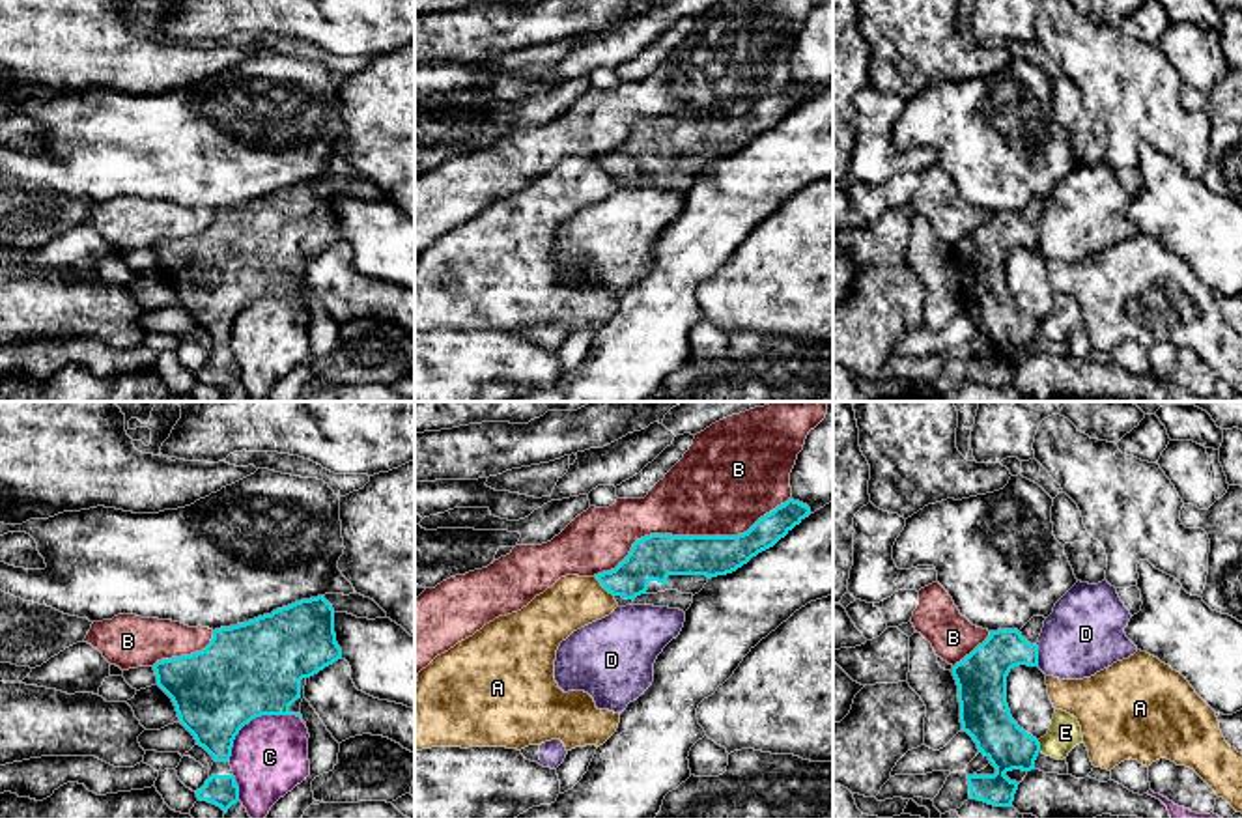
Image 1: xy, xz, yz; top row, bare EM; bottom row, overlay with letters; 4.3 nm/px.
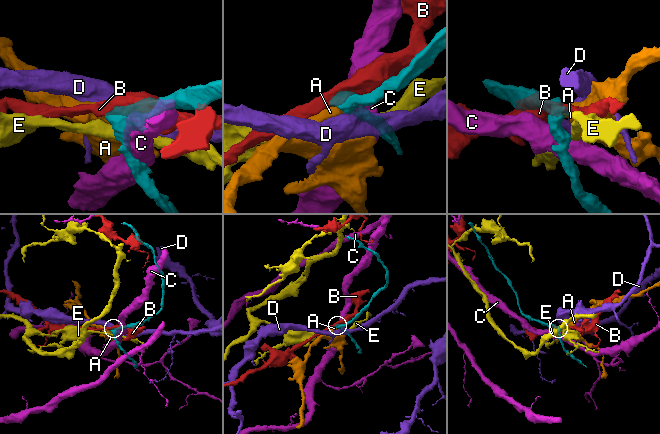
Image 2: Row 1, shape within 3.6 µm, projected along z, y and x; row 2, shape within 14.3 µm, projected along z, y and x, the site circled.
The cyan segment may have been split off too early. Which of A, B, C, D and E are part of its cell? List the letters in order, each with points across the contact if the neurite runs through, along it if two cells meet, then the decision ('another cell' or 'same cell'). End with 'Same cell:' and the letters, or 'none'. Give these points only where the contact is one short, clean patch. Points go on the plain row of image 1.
A: border xz (594, 157), (613, 178); another cell
B: another cell
C: another cell
D: another cell
E: border yz (1037, 322), (1041, 333); another cell
Same cell: none

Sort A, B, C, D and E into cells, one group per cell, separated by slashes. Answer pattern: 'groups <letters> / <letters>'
groups A / B / C / D / E

